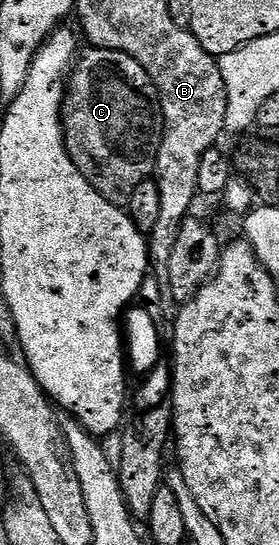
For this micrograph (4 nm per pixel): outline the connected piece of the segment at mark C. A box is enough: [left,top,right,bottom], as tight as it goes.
[64,50,164,208]

